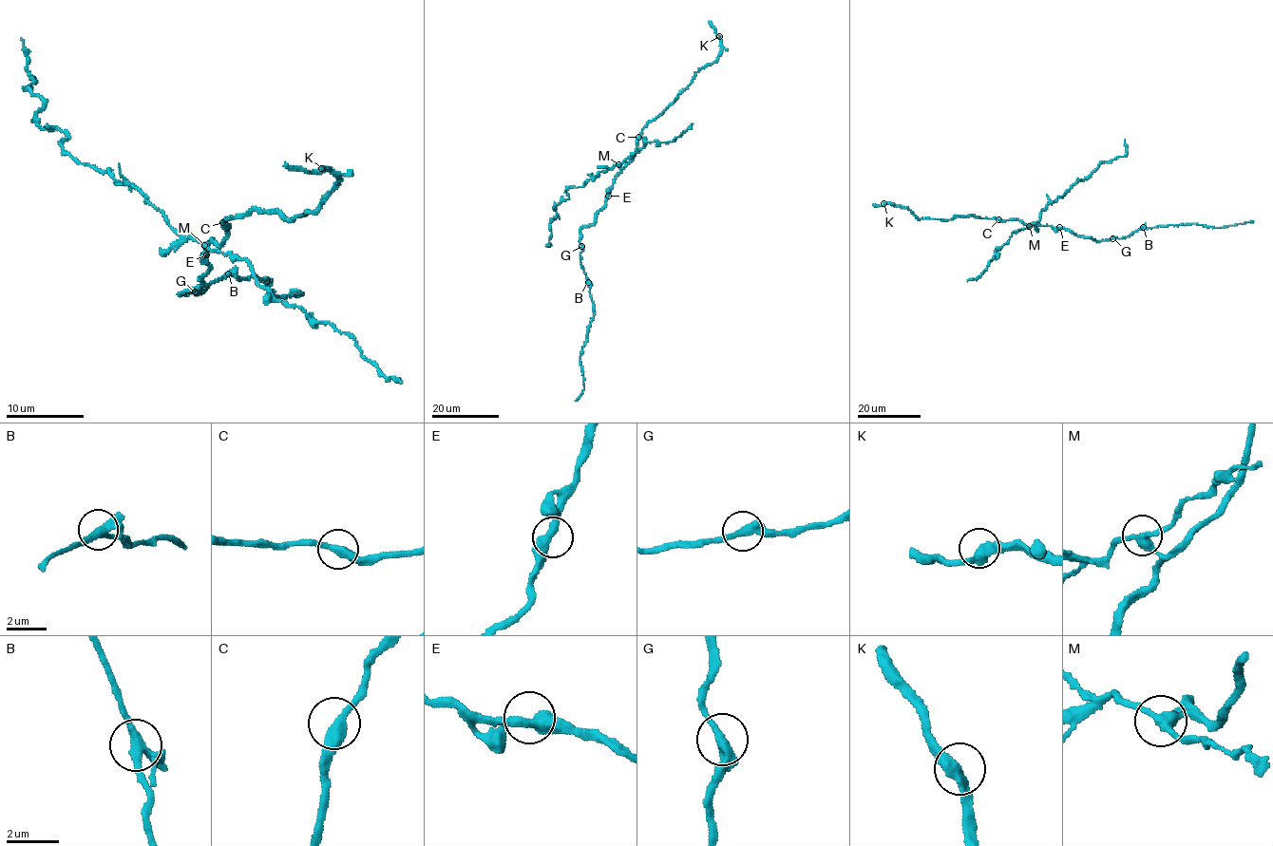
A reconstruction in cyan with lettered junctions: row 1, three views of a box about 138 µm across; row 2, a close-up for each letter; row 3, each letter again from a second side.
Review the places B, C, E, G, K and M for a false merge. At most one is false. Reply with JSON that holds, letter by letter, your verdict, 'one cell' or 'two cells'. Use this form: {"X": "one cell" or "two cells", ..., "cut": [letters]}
{"B": "one cell", "C": "one cell", "E": "one cell", "G": "one cell", "K": "one cell", "M": "two cells", "cut": ["M"]}

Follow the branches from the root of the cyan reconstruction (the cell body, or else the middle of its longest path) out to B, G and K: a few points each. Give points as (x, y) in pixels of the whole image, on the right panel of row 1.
B: (1060, 229), (1070, 230), (1079, 236), (1099, 241), (1129, 237), (1143, 227)
G: (1060, 229), (1070, 230), (1097, 241), (1112, 238)
K: (1060, 229), (1025, 225), (1015, 218), (967, 216), (946, 220), (918, 217), (901, 205), (883, 203)

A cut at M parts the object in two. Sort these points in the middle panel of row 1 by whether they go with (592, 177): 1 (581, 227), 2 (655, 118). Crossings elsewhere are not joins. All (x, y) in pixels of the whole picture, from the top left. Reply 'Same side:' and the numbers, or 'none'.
Same side: none

